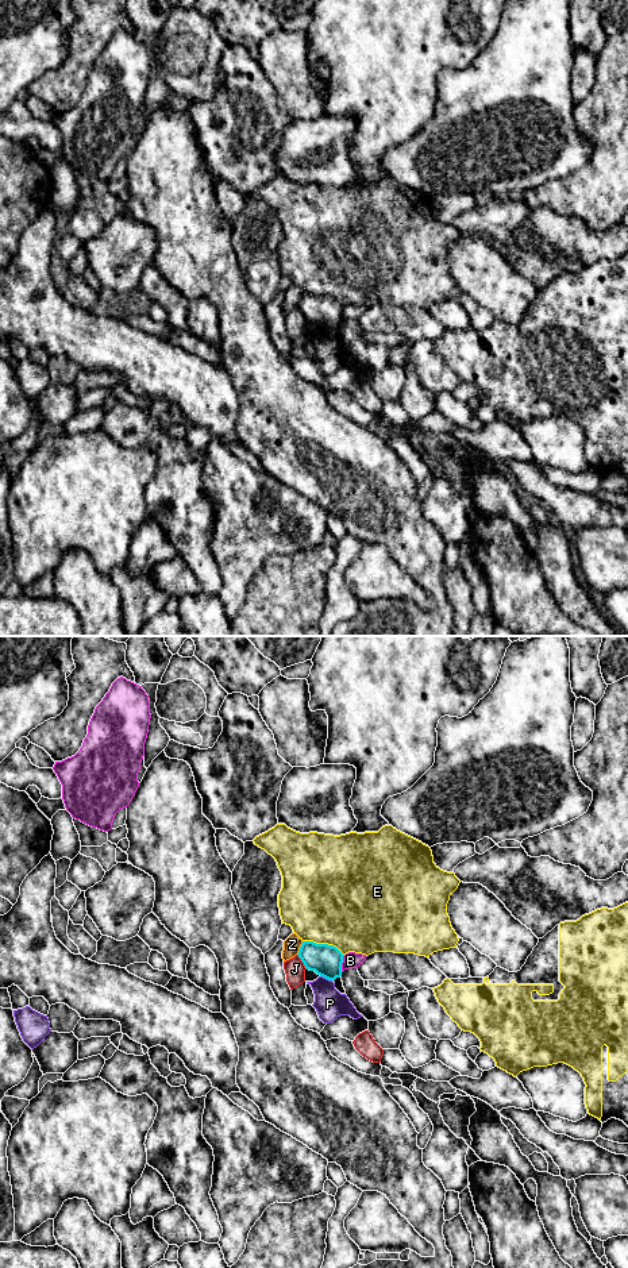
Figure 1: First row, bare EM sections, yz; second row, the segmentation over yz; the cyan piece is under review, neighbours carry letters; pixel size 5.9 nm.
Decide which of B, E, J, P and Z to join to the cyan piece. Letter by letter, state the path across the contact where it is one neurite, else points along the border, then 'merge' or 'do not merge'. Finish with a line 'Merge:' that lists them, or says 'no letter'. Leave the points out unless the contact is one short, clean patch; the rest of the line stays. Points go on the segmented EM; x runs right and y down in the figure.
B: do not merge
E: do not merge
J: border yz (297, 954), (307, 968); do not merge
P: do not merge
Z: do not merge
Merge: no letter

